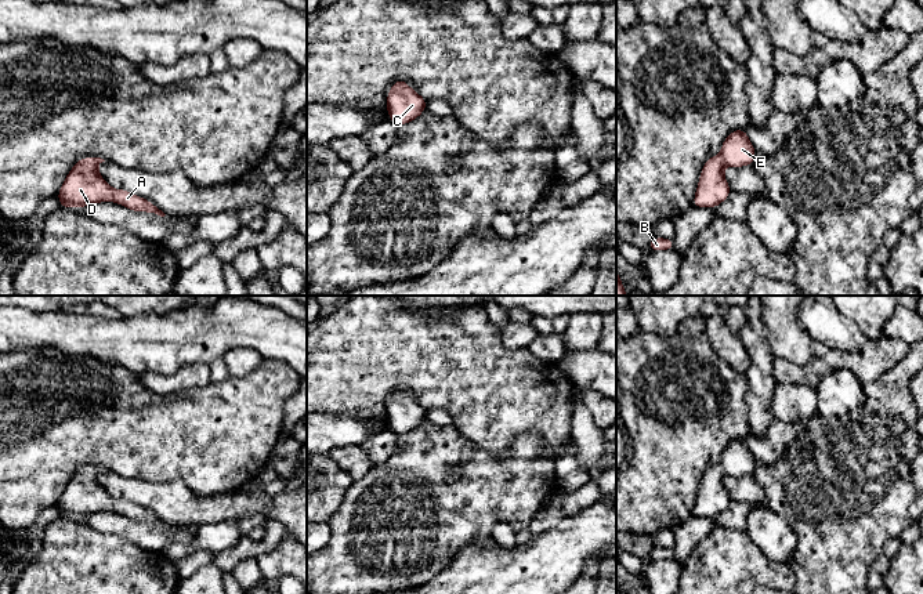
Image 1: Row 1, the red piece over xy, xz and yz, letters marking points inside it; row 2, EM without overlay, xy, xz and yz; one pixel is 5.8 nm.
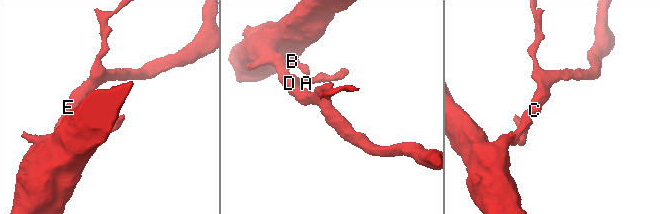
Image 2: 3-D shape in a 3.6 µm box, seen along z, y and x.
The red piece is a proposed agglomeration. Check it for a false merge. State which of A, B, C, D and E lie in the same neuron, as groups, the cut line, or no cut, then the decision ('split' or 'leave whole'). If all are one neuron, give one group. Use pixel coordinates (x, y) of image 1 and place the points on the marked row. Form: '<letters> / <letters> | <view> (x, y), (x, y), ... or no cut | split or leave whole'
A B C D E | no cut | leave whole

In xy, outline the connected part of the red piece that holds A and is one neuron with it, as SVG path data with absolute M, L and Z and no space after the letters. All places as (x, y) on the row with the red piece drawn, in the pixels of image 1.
M83 157L75 163L66 175L59 192L59 207L87 206L98 202L116 202L133 211L155 213L160 217L166 214L152 202L130 193L124 189L112 189L98 174L98 166L105 162L101 157Z

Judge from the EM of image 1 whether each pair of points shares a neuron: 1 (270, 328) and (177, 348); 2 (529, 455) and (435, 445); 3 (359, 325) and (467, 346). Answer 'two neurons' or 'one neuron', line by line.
1: one neuron
2: one neuron
3: one neuron

